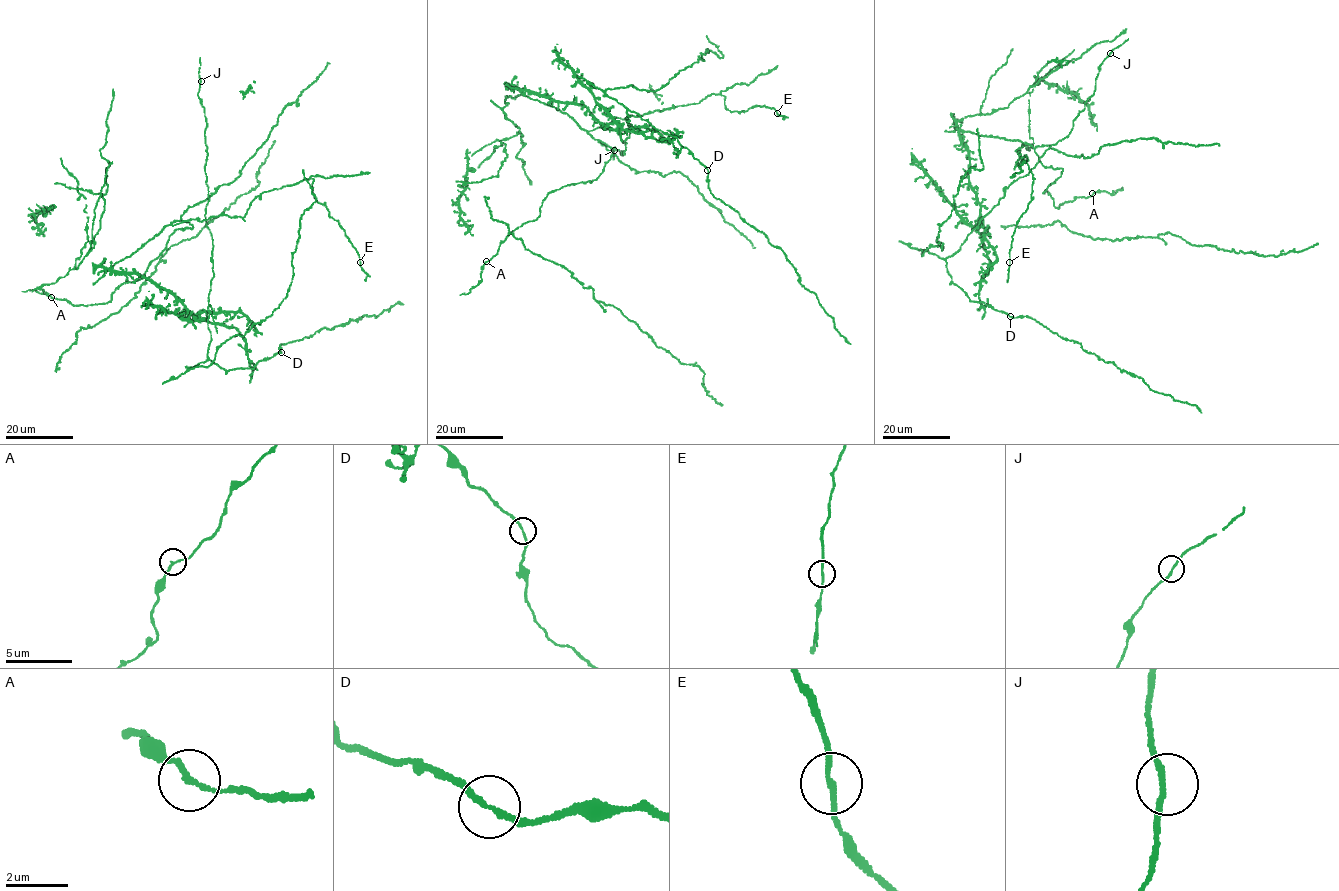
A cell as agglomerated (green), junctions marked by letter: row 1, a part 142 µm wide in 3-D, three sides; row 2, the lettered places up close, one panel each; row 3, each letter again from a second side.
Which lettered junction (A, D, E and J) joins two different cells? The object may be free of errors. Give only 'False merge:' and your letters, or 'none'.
False merge: none

